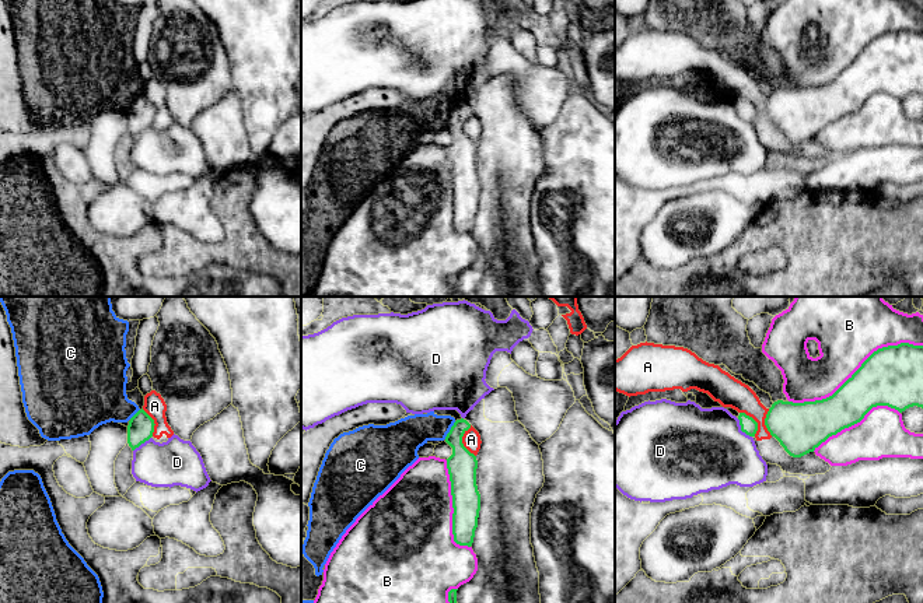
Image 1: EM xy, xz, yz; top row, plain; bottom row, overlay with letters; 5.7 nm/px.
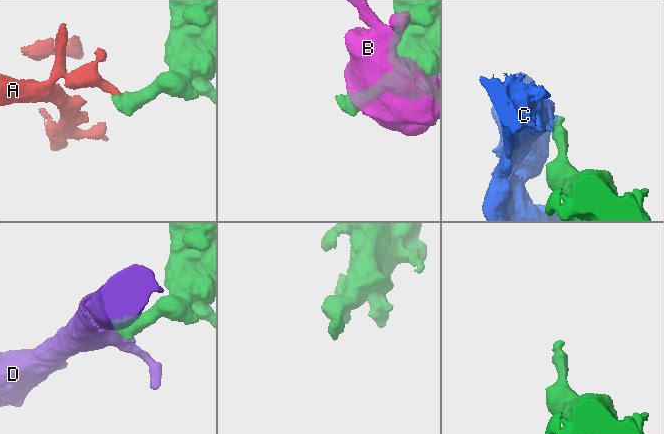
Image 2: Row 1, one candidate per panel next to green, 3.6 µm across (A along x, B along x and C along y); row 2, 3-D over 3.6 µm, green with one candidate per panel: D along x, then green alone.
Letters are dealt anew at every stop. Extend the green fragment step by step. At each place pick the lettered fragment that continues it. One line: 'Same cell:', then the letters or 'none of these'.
Same cell: none of these

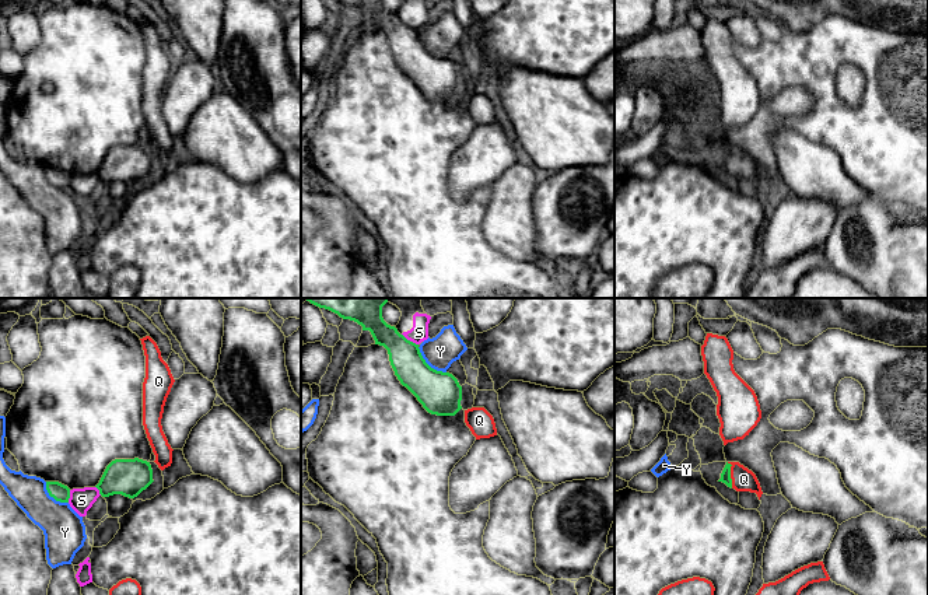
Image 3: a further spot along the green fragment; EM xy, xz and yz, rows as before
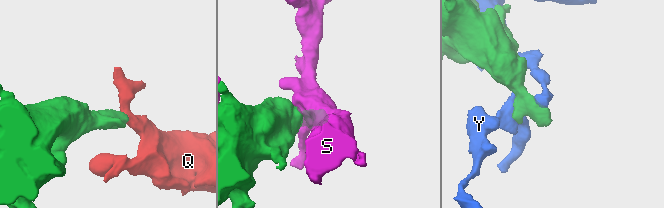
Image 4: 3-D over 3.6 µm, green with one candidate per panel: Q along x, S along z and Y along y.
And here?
Same cell: Q

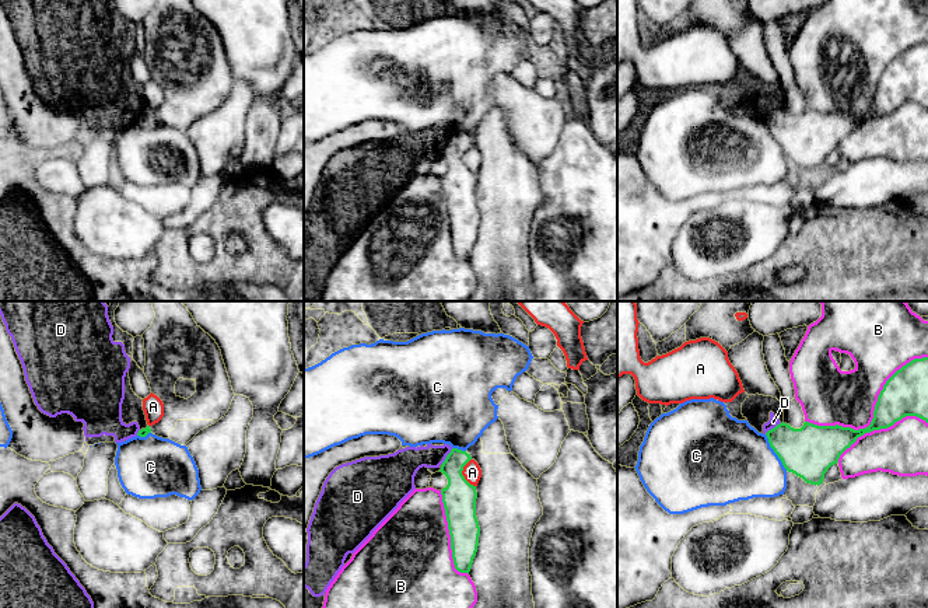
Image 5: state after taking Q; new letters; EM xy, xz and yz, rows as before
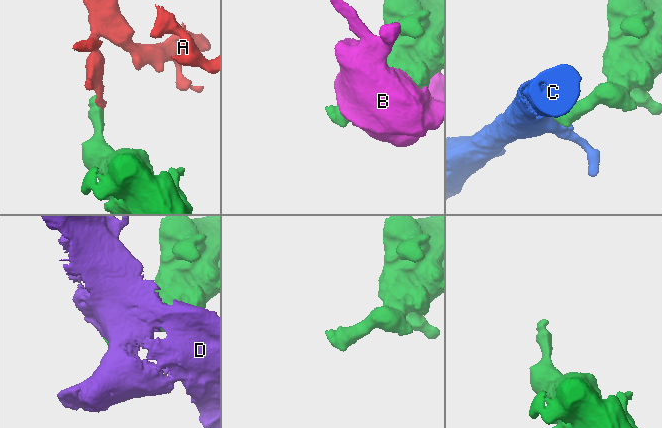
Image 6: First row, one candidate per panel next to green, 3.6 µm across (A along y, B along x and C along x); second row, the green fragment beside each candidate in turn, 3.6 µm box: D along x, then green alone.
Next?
Same cell: none of these

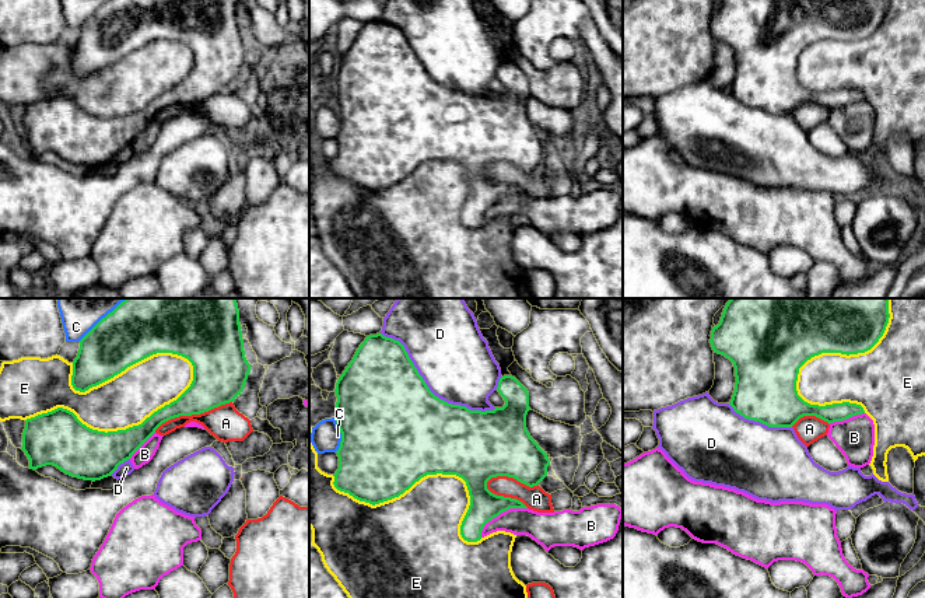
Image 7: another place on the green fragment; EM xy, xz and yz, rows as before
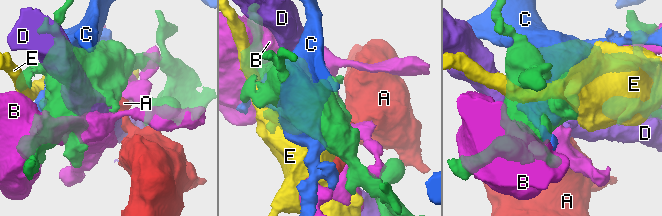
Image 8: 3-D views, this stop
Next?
Same cell: none of these

